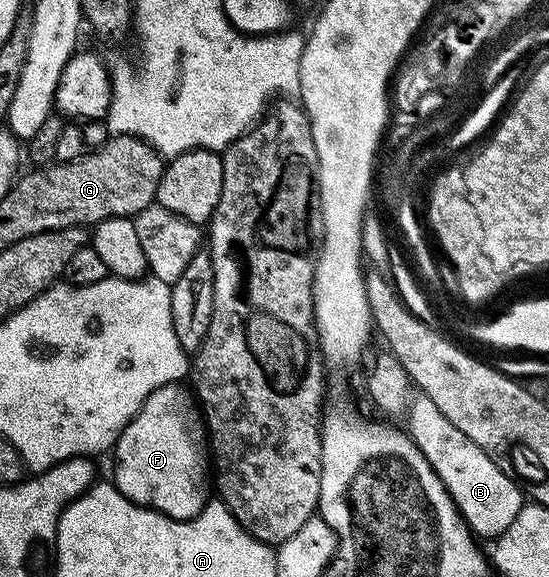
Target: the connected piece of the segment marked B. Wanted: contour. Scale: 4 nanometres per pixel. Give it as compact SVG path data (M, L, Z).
M420 393L411 400L406 413L407 419L407 432L420 447L437 477L446 485L454 505L471 532L481 540L494 541L501 537L526 503L523 488L521 491L514 483L515 478L500 469L491 454L483 451L468 435L464 435L445 419L436 403L428 396Z

